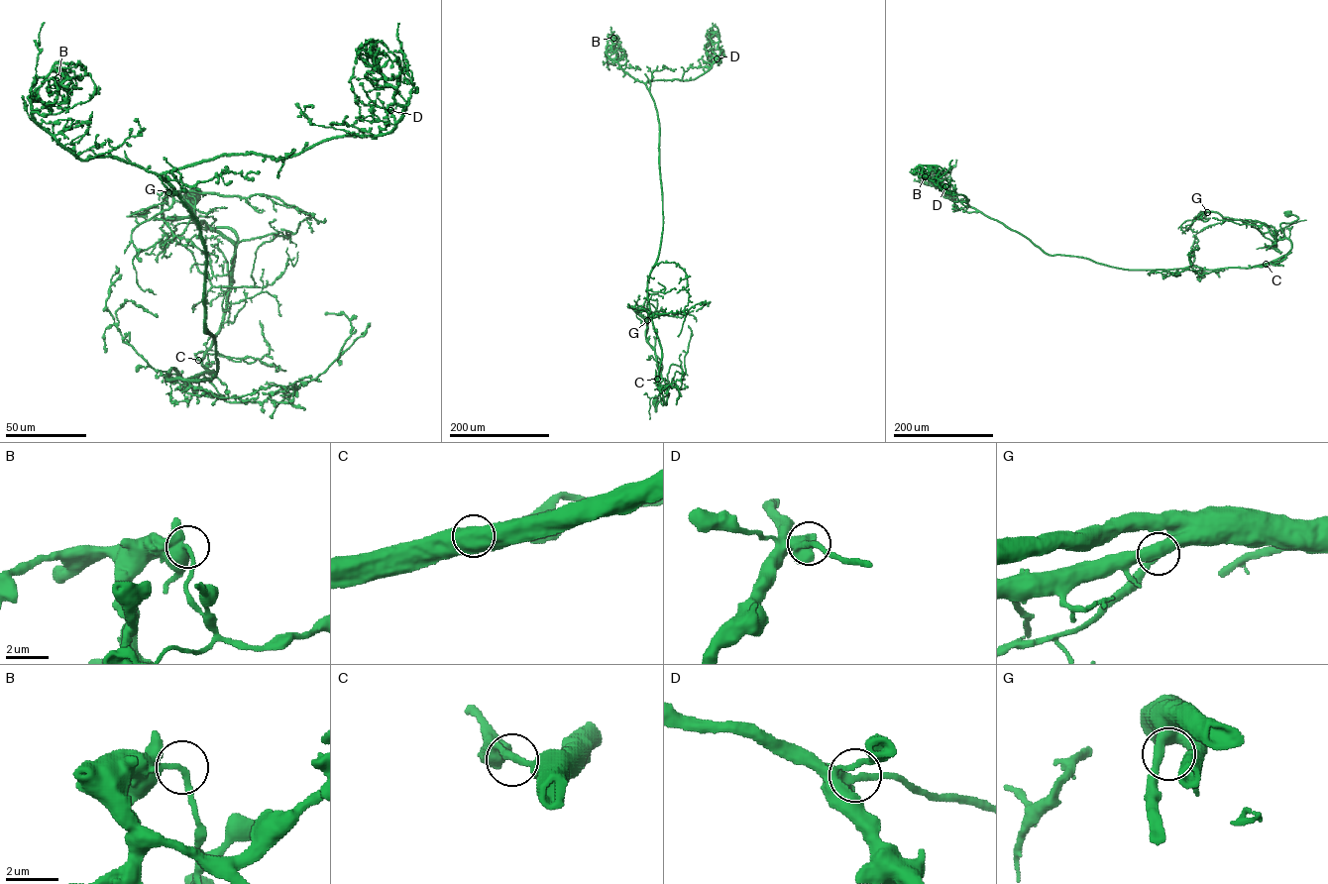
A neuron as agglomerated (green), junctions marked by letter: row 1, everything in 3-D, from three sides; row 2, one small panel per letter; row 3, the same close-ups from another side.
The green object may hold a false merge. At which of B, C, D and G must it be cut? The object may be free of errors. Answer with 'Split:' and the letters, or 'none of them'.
Split: B

